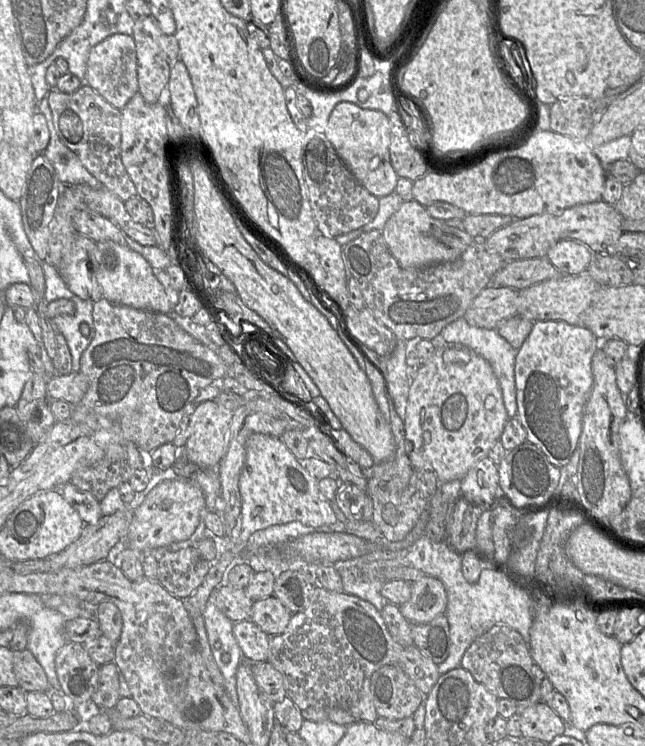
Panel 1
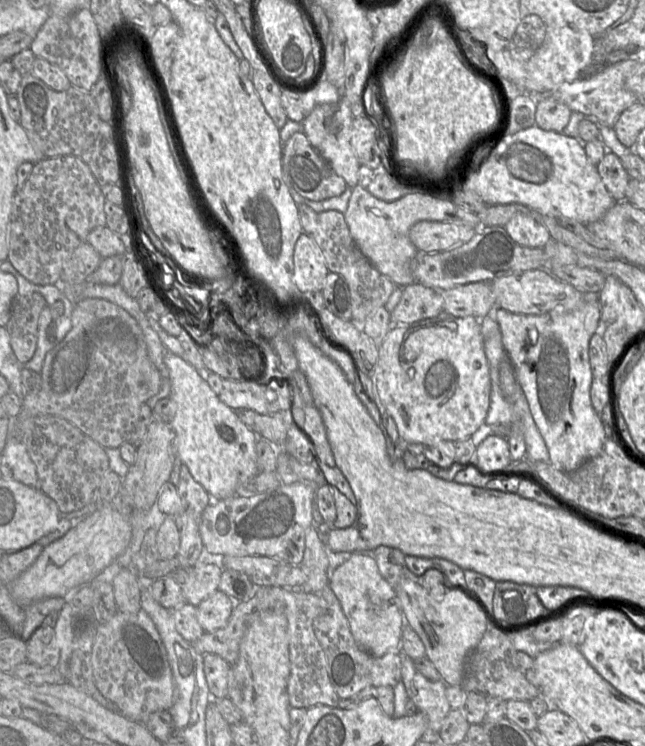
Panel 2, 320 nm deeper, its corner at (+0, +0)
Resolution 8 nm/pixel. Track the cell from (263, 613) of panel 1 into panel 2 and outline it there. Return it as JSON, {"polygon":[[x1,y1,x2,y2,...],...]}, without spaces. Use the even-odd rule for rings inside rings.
{"polygon":[[217,590,197,605,197,619,205,632,215,631,227,624,236,602]]}

